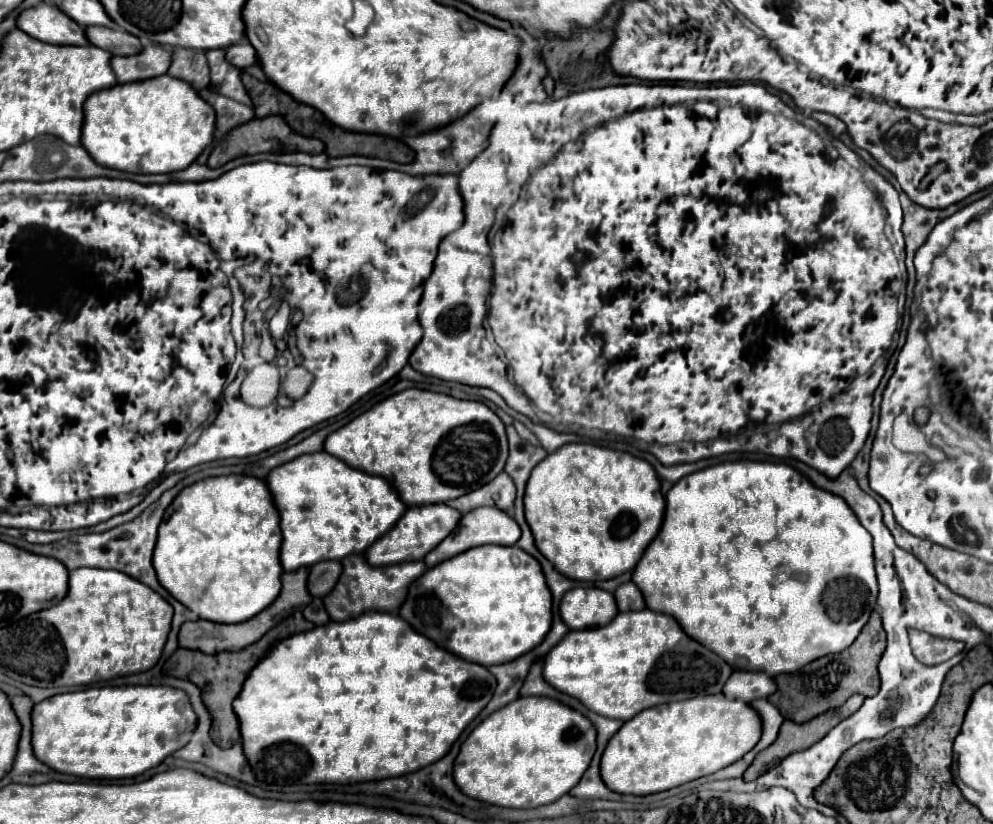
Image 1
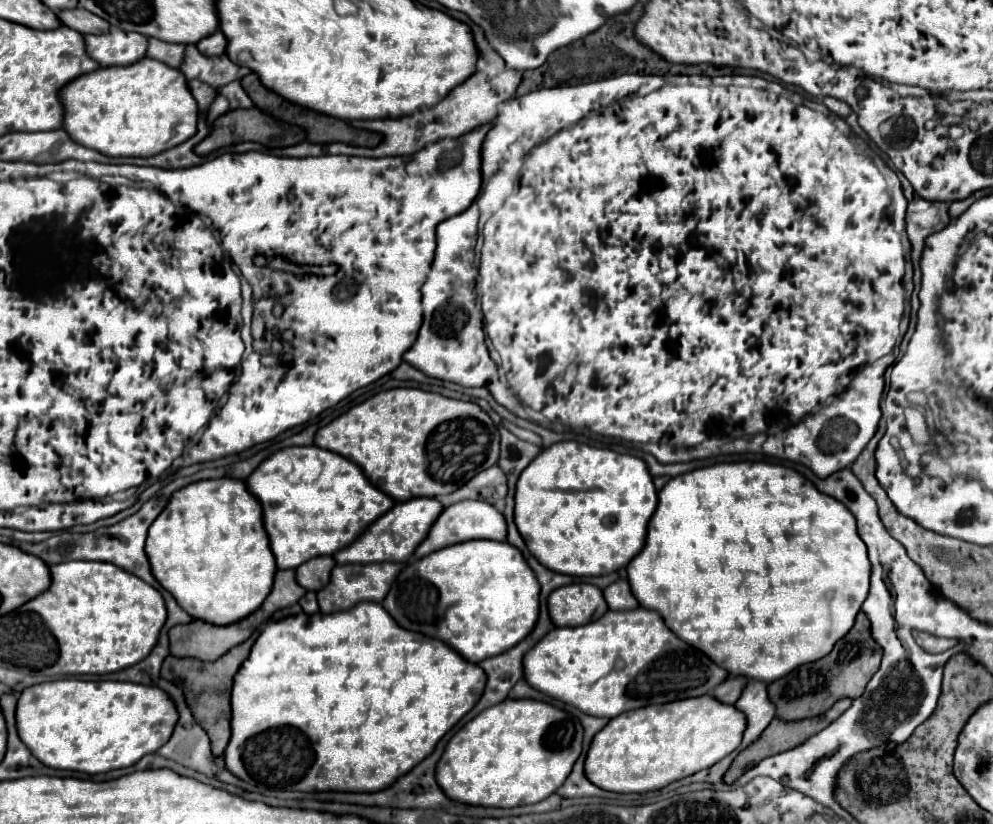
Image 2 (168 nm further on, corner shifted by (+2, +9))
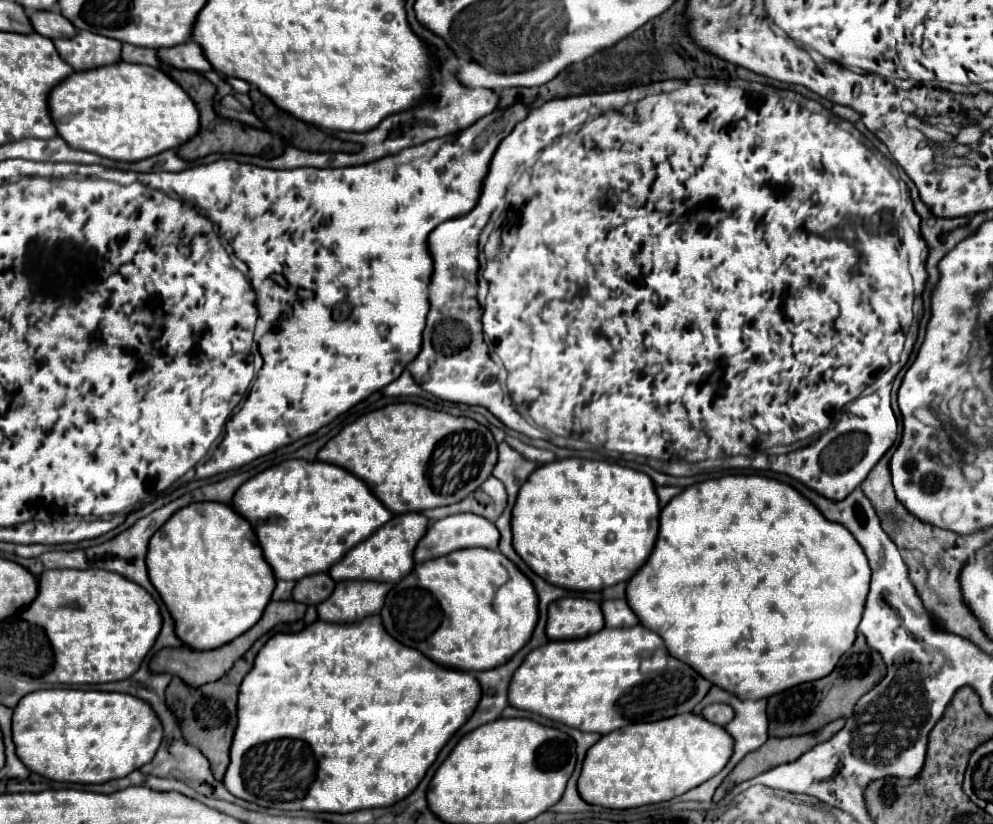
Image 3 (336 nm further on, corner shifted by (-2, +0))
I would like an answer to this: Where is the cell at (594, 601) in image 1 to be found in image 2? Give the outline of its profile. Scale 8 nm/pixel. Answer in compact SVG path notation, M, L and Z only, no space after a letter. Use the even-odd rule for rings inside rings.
M569 584L549 596L549 616L555 626L583 626L607 610L603 592L591 584Z

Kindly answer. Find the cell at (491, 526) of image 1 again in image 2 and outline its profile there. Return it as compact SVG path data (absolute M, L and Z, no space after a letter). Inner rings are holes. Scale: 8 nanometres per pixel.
M457 502L453 506L447 506L441 516L435 520L433 528L429 530L427 538L417 546L415 558L423 558L425 554L431 554L433 550L441 550L441 546L453 546L457 542L467 542L473 538L485 538L485 540L505 540L505 518L501 512L497 512L487 502Z

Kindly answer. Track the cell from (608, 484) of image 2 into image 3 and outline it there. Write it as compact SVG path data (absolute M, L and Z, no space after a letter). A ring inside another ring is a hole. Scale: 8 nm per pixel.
M567 457L539 465L517 495L513 507L513 547L547 583L569 591L601 591L629 581L649 557L659 529L659 499L649 475L629 467Z

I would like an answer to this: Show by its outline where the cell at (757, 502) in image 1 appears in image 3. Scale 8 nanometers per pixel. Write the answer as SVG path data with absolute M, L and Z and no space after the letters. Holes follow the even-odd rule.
M725 475L719 479L707 479L703 483L689 485L661 509L657 543L647 563L629 581L627 601L629 607L633 607L633 611L637 613L639 621L661 635L667 651L673 657L695 667L713 685L731 691L741 699L761 699L781 693L799 683L821 679L833 671L839 657L853 645L857 637L857 625L865 611L869 579L869 563L865 559L865 553L861 551L861 545L853 539L853 535L849 535L849 529L825 519L821 511L817 511L817 507L809 505L807 499L801 499L801 493L797 489L763 475Z

